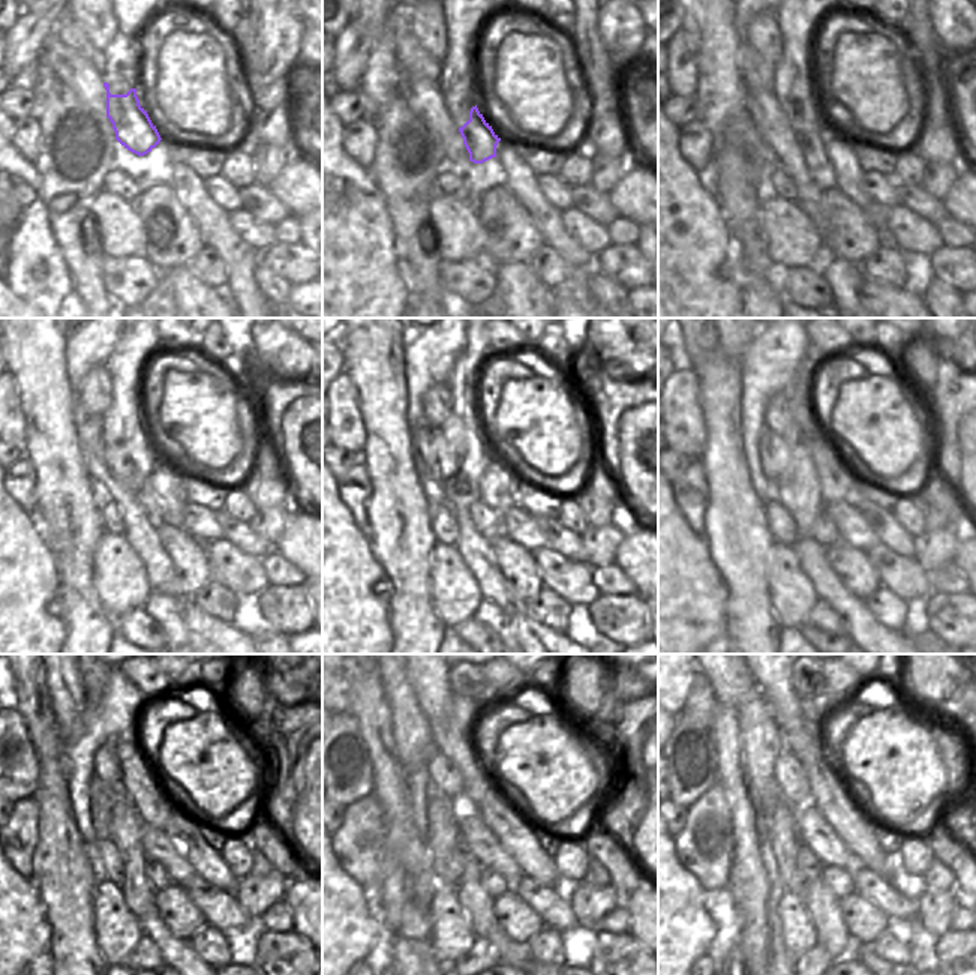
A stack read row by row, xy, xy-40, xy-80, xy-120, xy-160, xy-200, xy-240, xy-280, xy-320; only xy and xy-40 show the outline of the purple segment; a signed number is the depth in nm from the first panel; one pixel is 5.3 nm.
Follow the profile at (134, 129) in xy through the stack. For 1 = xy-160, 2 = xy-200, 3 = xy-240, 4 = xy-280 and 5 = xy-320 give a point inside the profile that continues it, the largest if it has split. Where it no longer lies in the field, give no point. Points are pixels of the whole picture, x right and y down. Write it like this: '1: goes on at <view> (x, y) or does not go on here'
1: goes on at xy-160 (488, 522)
2: goes on at xy-200 (823, 531)
3: goes on at xy-240 (156, 876)
4: goes on at xy-280 (495, 884)
5: goes on at xy-320 (840, 881)

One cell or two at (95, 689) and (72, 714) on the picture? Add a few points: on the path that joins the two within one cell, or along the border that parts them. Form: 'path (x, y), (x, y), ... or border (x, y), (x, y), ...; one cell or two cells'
border (81, 669), (84, 692), (89, 699); two cells

